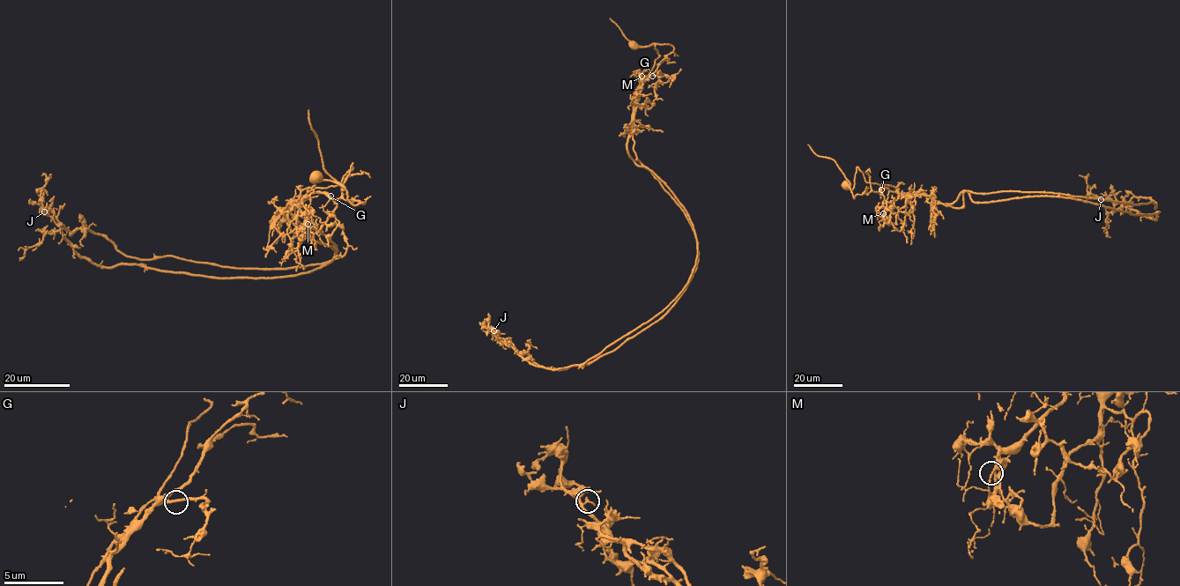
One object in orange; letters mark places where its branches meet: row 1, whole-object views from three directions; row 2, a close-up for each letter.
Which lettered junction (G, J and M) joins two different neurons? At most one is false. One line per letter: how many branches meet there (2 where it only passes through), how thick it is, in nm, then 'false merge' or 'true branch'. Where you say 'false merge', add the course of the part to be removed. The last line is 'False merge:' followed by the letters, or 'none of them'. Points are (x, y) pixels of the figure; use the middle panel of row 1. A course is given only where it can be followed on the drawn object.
G: 2 | 280 nm | true branch
J: 2 | 280 nm | true branch
M: 2 | 280 nm | false merge | (641, 76), (634, 152), (693, 233), (698, 263), (685, 291), (613, 351), (558, 370), (499, 337), (488, 313)
False merge: M

